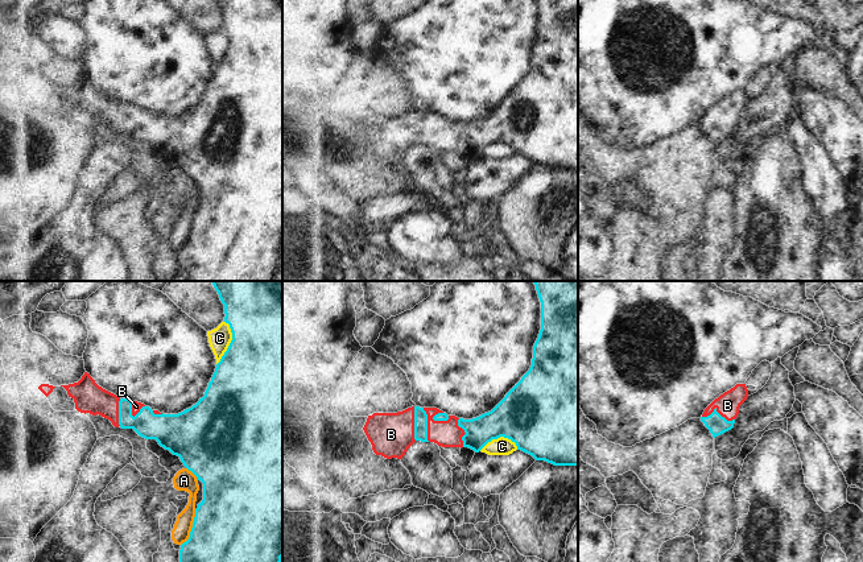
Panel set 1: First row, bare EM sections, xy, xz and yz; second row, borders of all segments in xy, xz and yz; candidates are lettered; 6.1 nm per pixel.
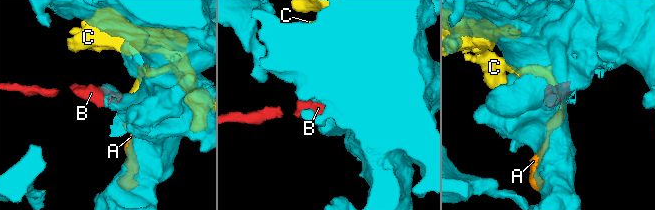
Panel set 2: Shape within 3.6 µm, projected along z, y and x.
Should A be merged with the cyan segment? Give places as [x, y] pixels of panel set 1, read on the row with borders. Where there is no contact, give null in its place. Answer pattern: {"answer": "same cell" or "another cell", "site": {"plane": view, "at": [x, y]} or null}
{"answer": "another cell", "site": {"plane": "xy", "at": [191, 528]}}

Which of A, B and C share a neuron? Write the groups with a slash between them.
A C / B

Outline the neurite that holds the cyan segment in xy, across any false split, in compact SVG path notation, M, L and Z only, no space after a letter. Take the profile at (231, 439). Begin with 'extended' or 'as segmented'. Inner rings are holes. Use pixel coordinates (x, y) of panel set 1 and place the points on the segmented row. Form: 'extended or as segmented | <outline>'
extended | M211 281L224 305L224 322L230 325L232 340L216 364L205 396L191 408L178 414L164 414L141 402L120 398L99 387L90 373L84 372L78 383L61 385L75 402L80 413L102 416L115 427L133 429L145 439L156 439L161 447L177 455L183 466L203 483L203 500L195 509L190 537L181 545L179 562L281 562L282 558L282 281Z

